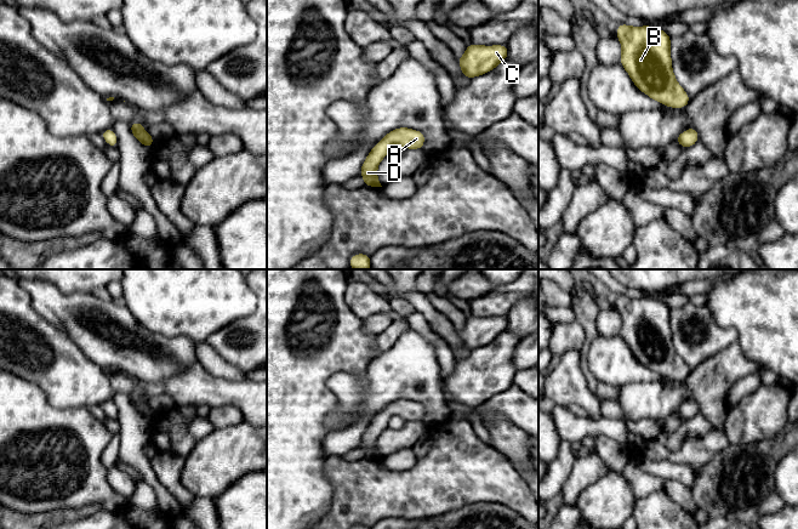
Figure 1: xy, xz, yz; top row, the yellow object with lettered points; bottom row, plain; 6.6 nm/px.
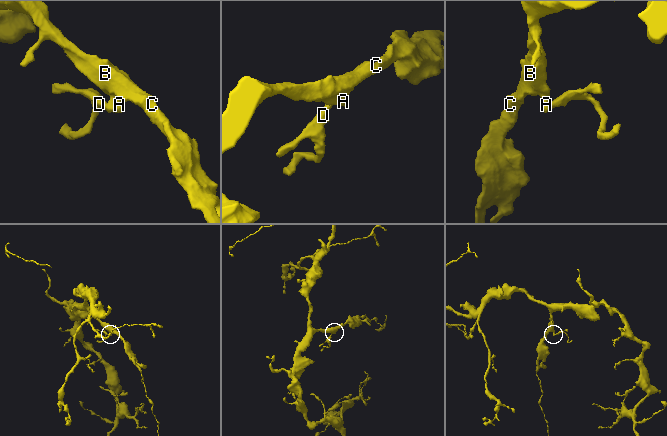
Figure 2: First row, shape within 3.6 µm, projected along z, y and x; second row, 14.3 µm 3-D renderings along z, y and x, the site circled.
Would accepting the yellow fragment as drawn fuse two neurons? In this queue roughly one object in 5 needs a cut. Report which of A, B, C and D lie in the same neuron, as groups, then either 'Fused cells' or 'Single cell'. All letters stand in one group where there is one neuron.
Groups: A B C D. Single cell

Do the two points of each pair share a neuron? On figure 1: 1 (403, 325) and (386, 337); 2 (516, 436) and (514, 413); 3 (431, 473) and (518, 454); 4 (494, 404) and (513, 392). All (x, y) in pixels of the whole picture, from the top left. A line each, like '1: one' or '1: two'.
1: one
2: two
3: two
4: one

